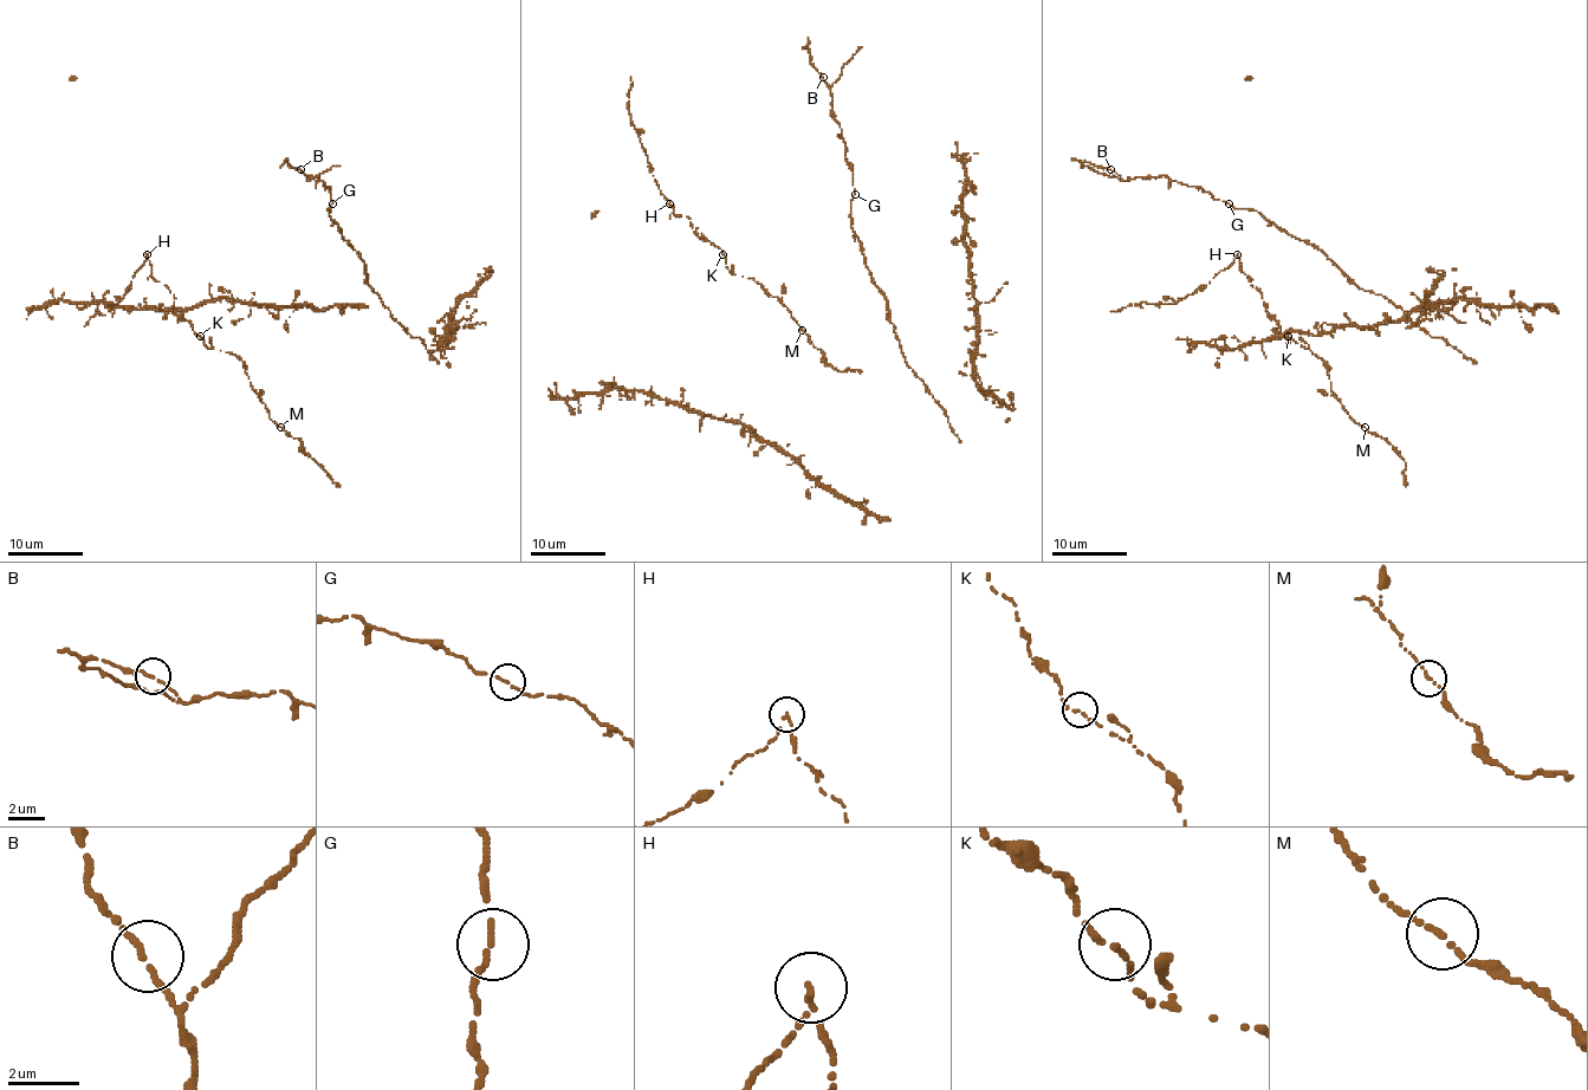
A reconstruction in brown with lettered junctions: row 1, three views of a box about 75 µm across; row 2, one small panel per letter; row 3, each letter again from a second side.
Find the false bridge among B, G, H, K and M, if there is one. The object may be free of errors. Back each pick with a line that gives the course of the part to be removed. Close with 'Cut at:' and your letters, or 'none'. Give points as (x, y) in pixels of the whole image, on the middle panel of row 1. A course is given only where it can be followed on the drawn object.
H: foreign part runs (669, 203), (653, 175), (629, 112), (630, 77)
Cut at: H

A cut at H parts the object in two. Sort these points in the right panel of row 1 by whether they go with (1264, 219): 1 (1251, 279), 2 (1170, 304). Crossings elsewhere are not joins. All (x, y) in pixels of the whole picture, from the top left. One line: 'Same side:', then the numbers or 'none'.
Same side: 1

